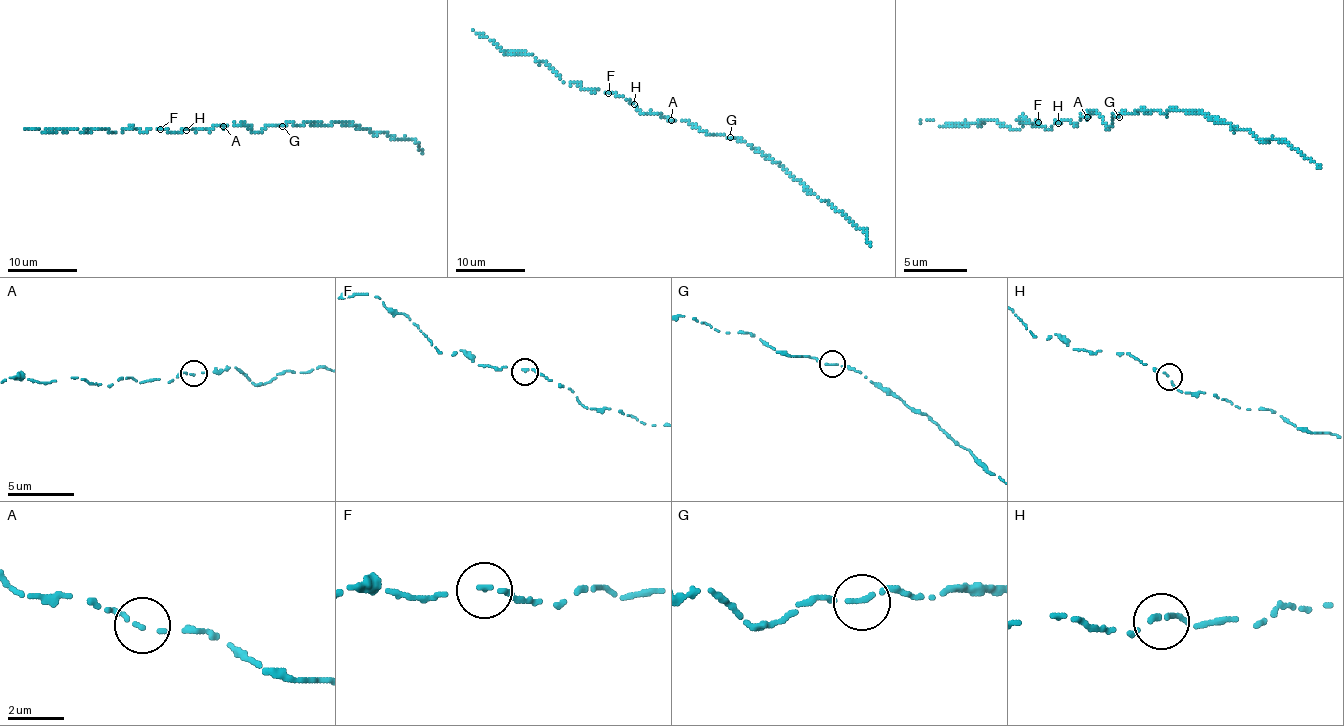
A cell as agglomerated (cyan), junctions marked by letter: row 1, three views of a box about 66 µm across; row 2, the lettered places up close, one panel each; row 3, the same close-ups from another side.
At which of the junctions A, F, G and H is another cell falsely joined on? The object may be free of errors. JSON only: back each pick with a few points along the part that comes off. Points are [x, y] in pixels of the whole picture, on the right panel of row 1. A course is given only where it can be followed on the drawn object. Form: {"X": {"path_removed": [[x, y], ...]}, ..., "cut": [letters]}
{"cut": []}

